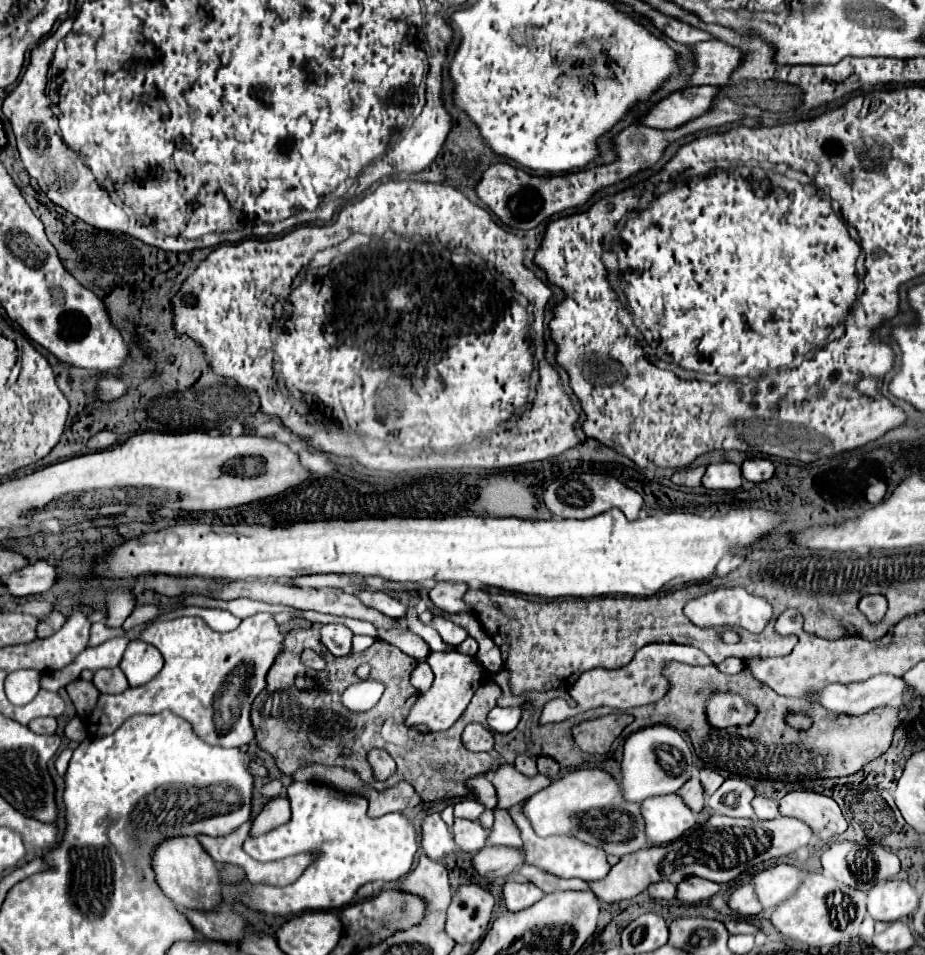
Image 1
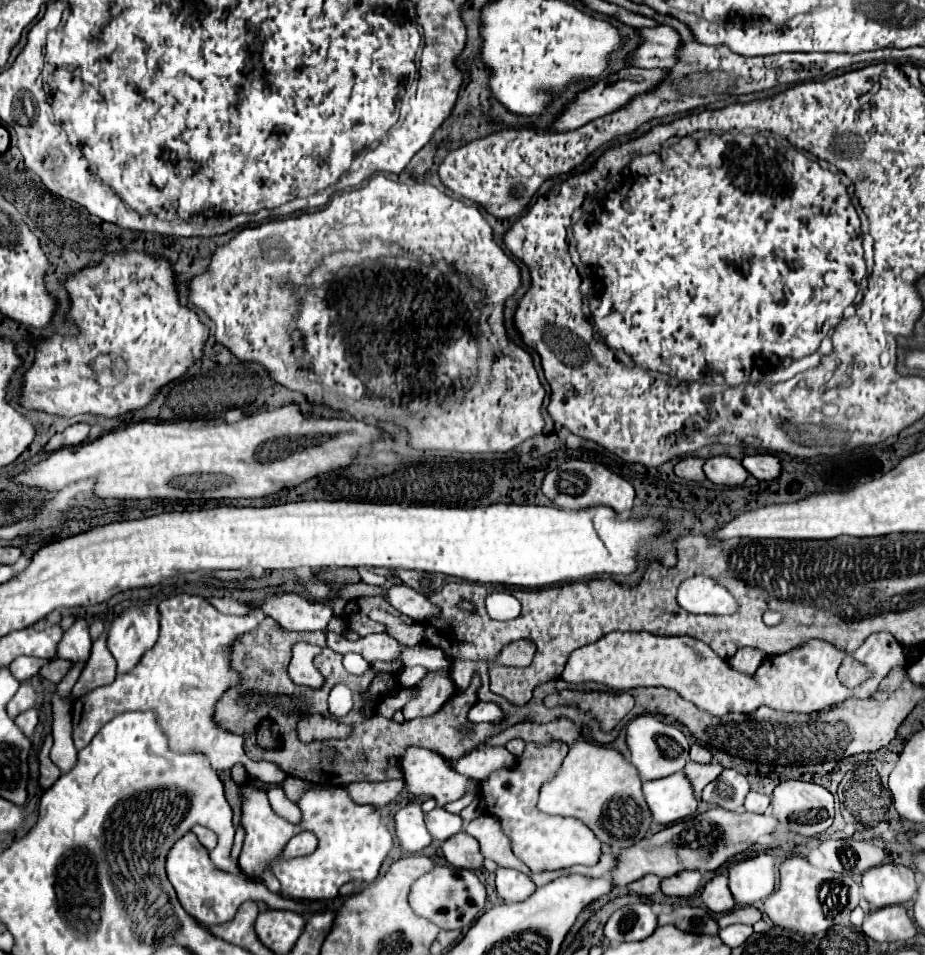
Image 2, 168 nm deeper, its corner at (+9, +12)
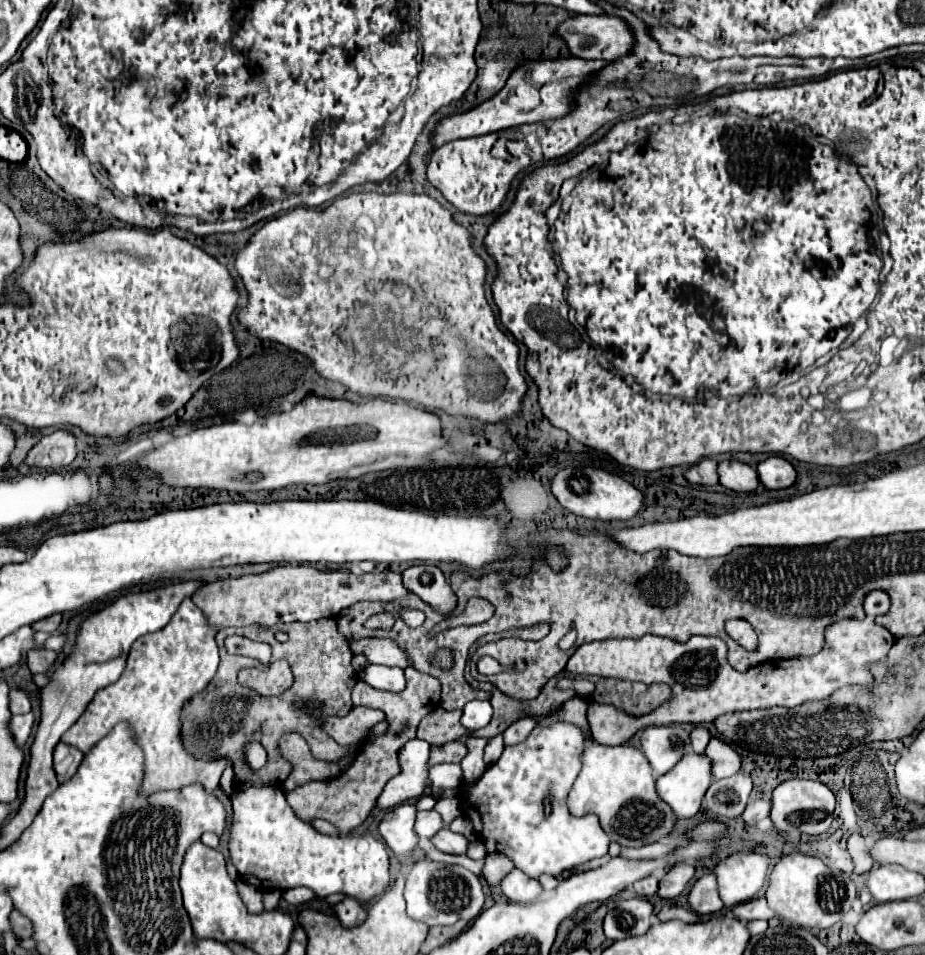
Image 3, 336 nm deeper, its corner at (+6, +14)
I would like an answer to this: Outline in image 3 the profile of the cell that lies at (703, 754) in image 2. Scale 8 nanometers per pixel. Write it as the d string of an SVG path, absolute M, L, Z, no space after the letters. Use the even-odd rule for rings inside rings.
M695 726L695 728L691 730L689 738L691 738L691 748L693 748L693 752L703 754L703 752L705 752L705 746L707 746L707 742L709 742L709 730L703 728L703 726Z

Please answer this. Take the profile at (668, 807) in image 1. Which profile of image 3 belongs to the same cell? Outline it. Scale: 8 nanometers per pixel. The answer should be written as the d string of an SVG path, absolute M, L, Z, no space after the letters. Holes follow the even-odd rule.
M689 752L673 770L657 778L657 792L679 818L691 818L701 808L711 776L711 760L705 754Z

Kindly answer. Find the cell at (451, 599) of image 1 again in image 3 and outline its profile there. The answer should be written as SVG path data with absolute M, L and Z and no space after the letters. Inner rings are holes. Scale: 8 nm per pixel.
M417 564L403 570L403 584L435 612L447 612L457 602L451 584L435 564Z

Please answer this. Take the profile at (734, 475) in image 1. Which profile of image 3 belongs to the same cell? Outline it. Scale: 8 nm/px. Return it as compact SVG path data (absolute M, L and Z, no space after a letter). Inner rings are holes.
M725 460L719 464L719 482L733 492L753 492L759 486L759 476L749 464Z

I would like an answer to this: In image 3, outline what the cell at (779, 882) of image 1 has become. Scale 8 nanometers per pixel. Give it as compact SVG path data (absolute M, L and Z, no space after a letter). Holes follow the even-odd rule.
M735 852L717 864L713 874L717 878L719 898L731 908L749 902L761 890L767 876L767 862L755 852Z

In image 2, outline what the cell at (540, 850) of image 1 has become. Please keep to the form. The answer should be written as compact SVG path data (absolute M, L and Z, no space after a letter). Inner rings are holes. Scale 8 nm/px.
M554 742L548 746L528 744L526 752L518 760L518 768L510 772L496 772L492 780L482 782L480 794L486 800L486 812L494 814L508 838L512 840L512 852L516 858L520 858L532 872L542 870L560 870L570 868L574 864L594 866L600 860L600 842L596 840L594 832L586 828L586 824L574 820L574 818L562 818L562 816L548 816L538 812L536 800L538 790L542 782L550 780L554 772L560 768L564 756L568 752L568 746L562 742Z

